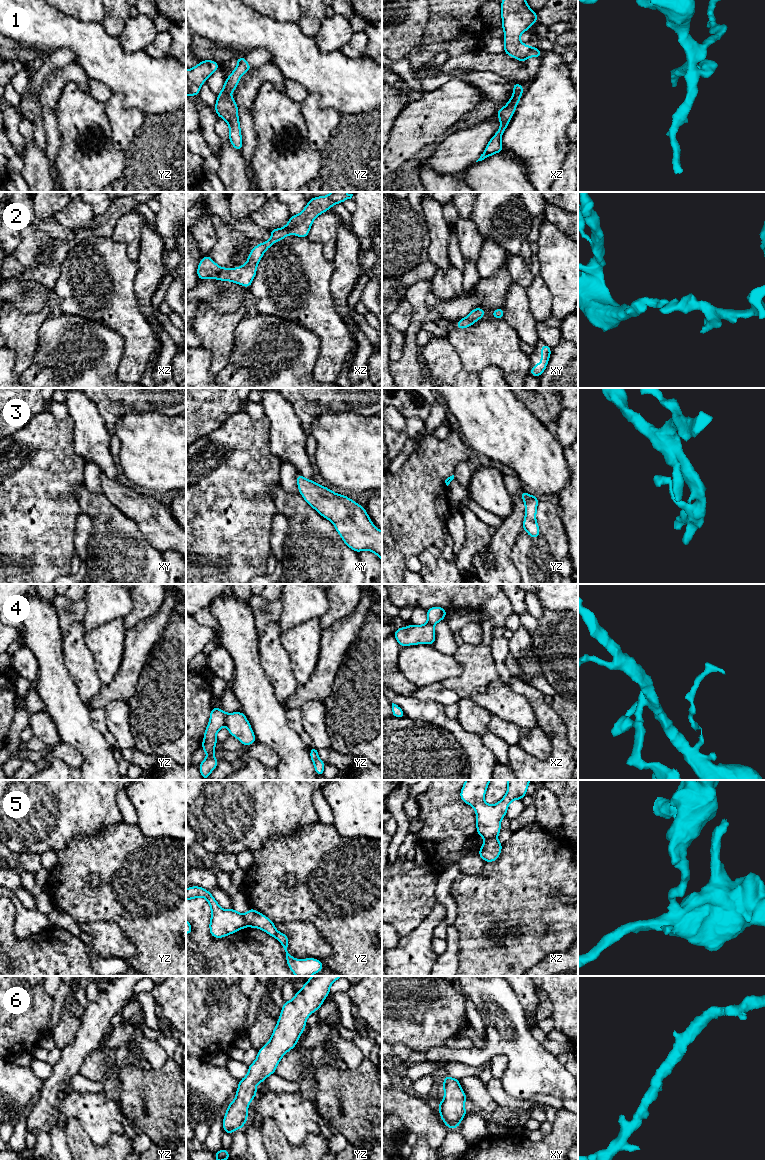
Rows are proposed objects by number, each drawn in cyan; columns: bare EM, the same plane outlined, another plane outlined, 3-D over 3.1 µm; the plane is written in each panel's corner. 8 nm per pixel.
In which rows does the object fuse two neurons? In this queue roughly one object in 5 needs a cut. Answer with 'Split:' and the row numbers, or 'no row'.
Split: 4, 5

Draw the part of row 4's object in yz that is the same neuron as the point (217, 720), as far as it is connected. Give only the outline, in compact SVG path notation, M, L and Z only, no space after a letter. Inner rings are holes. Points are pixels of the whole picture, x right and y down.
M217 707L211 708L210 720L204 732L201 748L207 753L207 757L199 764L199 770L204 780L207 780L211 772L217 767L218 760L214 756L214 748L217 746L217 732L226 723L226 713Z

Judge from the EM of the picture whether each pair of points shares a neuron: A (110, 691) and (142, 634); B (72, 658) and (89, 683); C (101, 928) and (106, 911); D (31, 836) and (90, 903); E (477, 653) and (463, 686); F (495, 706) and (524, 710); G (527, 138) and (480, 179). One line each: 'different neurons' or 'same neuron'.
A: same neuron
B: same neuron
C: different neurons
D: different neurons
E: same neuron
F: same neuron
G: different neurons

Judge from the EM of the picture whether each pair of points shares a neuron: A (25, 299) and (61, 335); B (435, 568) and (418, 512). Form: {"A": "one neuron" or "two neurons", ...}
{"A": "two neurons", "B": "two neurons"}

